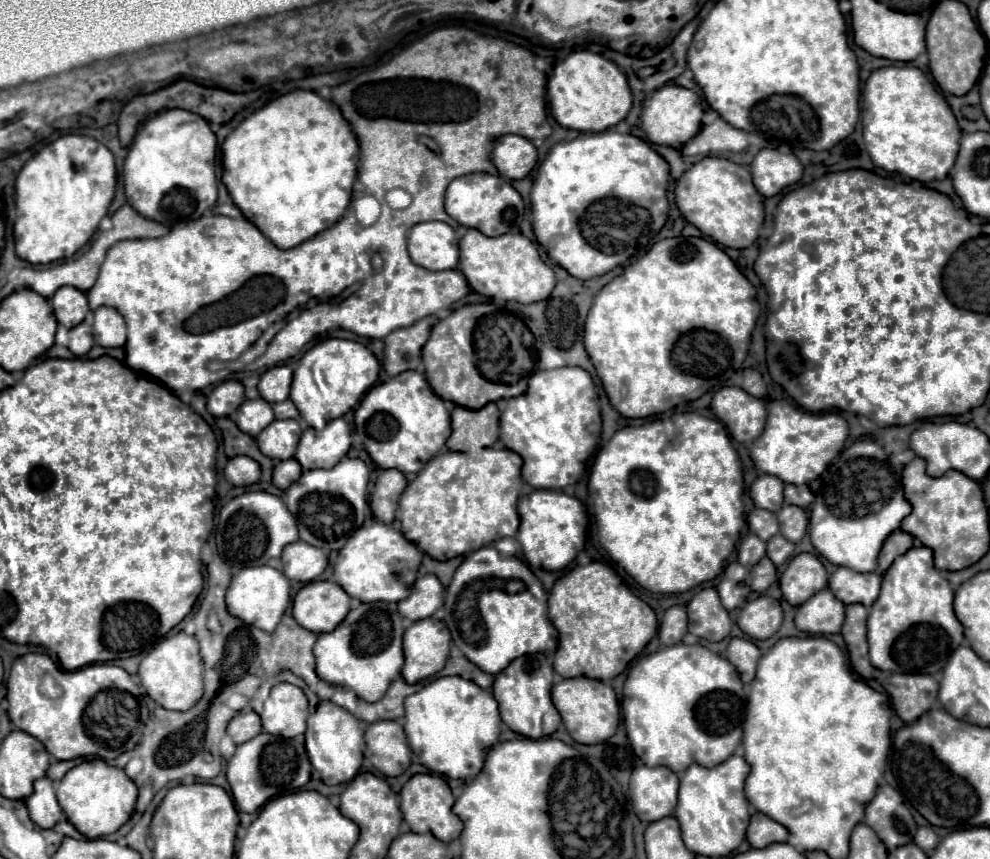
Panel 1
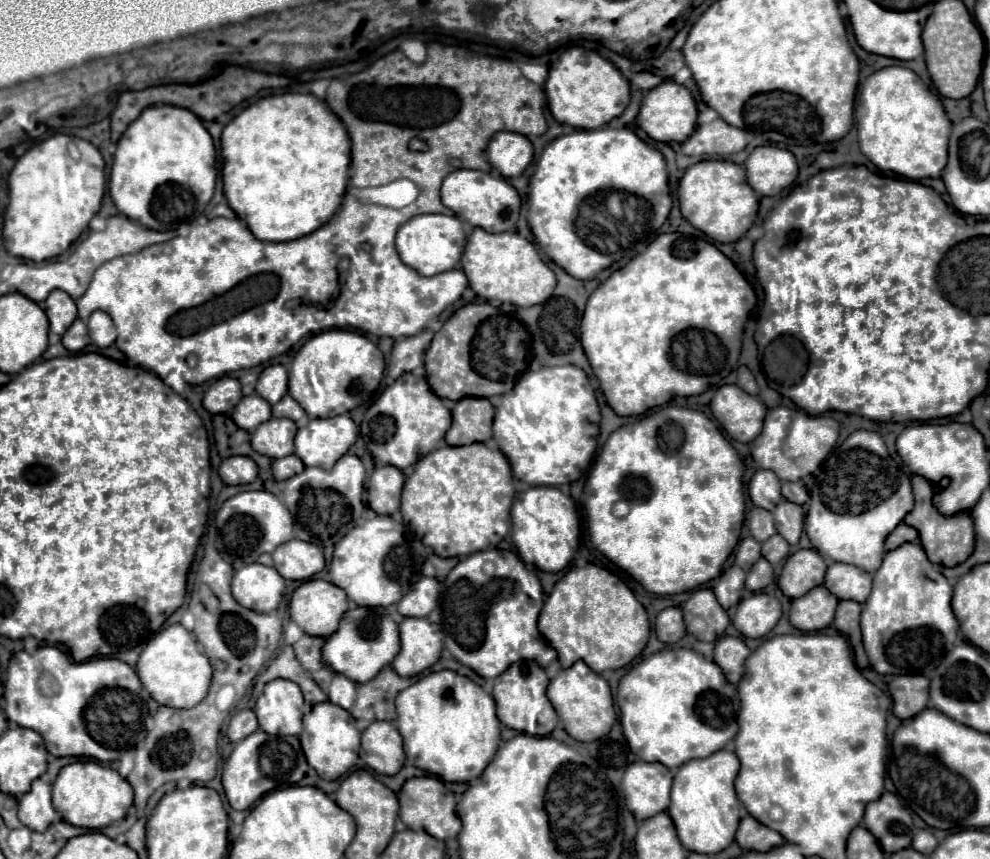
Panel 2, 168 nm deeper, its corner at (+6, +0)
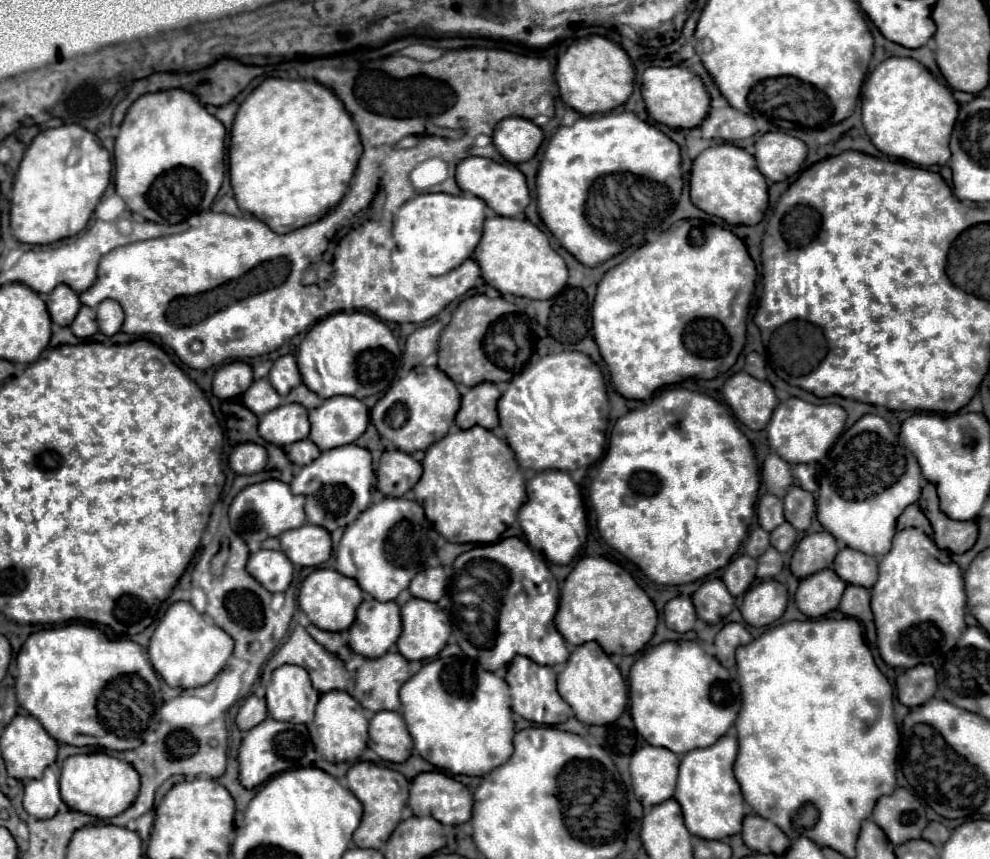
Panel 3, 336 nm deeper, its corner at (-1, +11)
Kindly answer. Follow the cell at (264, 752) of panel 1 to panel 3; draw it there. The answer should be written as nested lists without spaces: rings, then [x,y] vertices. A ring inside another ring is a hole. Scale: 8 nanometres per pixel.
[[[266,717],[260,725],[252,727],[240,743],[238,779],[240,779],[242,787],[256,789],[258,785],[262,785],[266,779],[270,779],[276,773],[282,773],[288,769],[310,767],[314,763],[314,759],[316,759],[316,753],[314,753],[314,745],[310,741],[306,725],[284,723],[284,721],[276,721],[272,717]]]

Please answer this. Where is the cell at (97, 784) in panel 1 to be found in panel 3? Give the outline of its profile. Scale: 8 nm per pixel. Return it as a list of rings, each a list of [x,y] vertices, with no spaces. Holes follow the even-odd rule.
[[[108,753],[72,755],[64,761],[60,773],[60,797],[62,801],[80,813],[94,815],[98,819],[112,819],[126,811],[140,791],[140,777],[134,767]]]

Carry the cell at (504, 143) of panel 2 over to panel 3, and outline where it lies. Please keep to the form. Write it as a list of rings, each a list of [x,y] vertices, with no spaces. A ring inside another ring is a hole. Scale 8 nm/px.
[[[508,117],[496,125],[492,141],[506,161],[524,163],[536,155],[542,143],[542,129],[528,119]]]

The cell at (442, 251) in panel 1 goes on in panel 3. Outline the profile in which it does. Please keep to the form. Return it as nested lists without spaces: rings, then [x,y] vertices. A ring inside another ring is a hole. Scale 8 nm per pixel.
[[[420,193],[414,199],[406,201],[396,217],[394,217],[394,237],[396,237],[396,245],[402,253],[406,253],[408,257],[414,259],[414,263],[426,271],[428,275],[444,275],[452,269],[456,269],[462,261],[466,261],[474,247],[478,245],[480,237],[482,237],[482,223],[486,219],[486,203],[478,197],[472,195],[446,195],[446,193]]]

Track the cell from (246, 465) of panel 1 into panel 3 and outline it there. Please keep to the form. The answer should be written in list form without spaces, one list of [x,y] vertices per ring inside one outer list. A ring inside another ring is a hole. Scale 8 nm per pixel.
[[[242,443],[232,449],[230,453],[230,467],[238,475],[252,475],[266,467],[268,455],[262,445],[256,443]]]

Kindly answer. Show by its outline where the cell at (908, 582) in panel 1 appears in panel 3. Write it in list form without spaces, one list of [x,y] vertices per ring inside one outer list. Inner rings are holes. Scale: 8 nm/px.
[[[904,529],[896,533],[890,553],[880,561],[880,575],[872,587],[870,605],[878,635],[878,651],[890,667],[916,667],[920,663],[932,663],[938,655],[950,651],[966,629],[966,593],[962,571],[950,559],[950,553],[940,551],[922,529]]]

